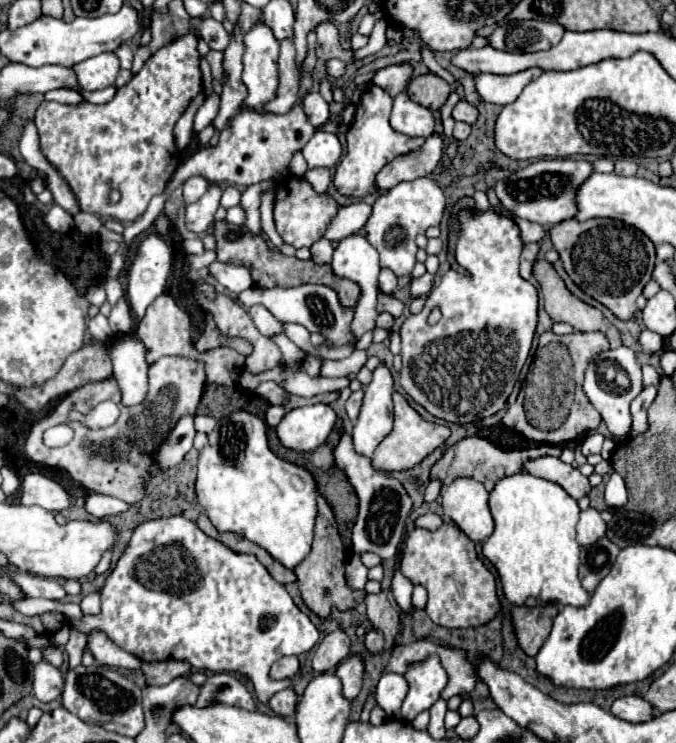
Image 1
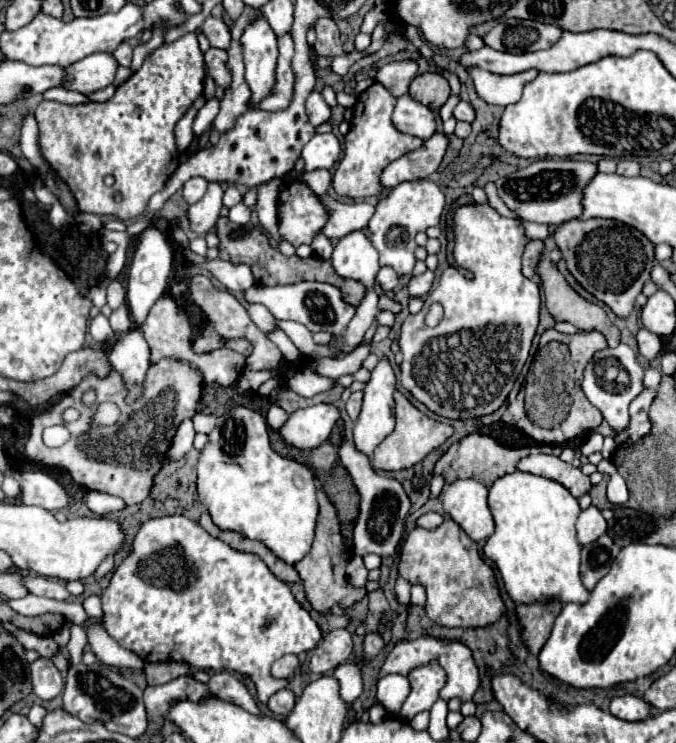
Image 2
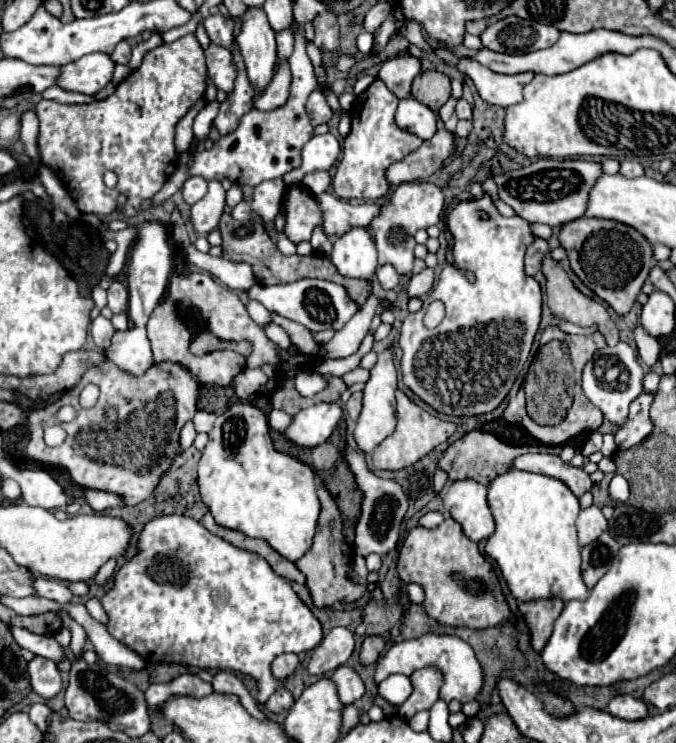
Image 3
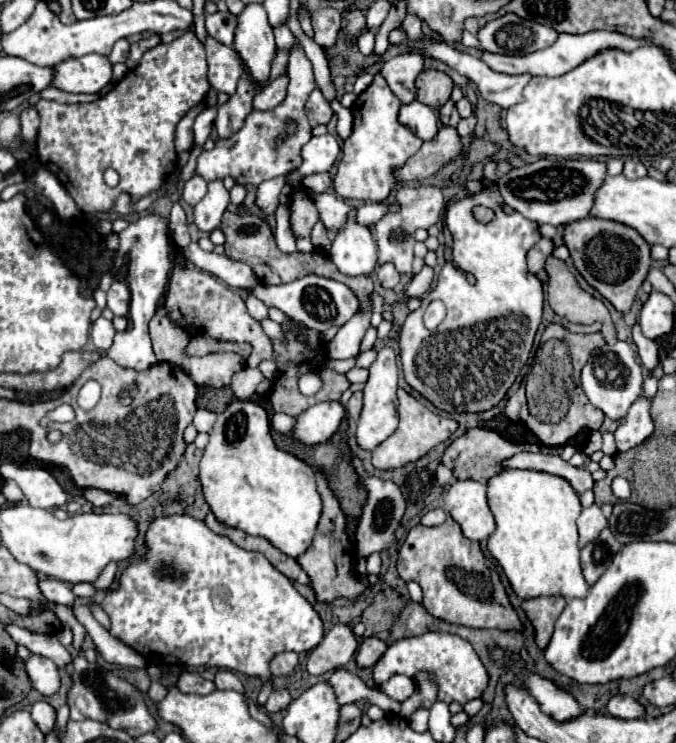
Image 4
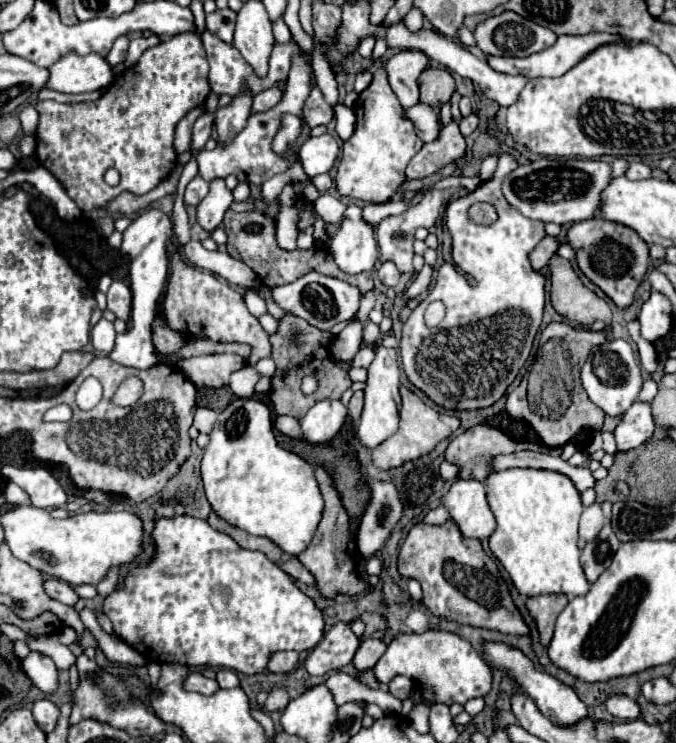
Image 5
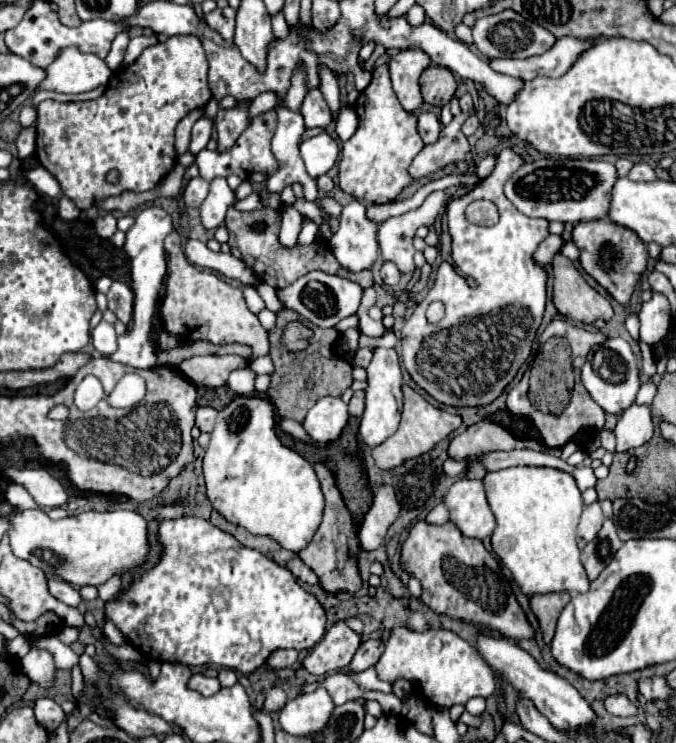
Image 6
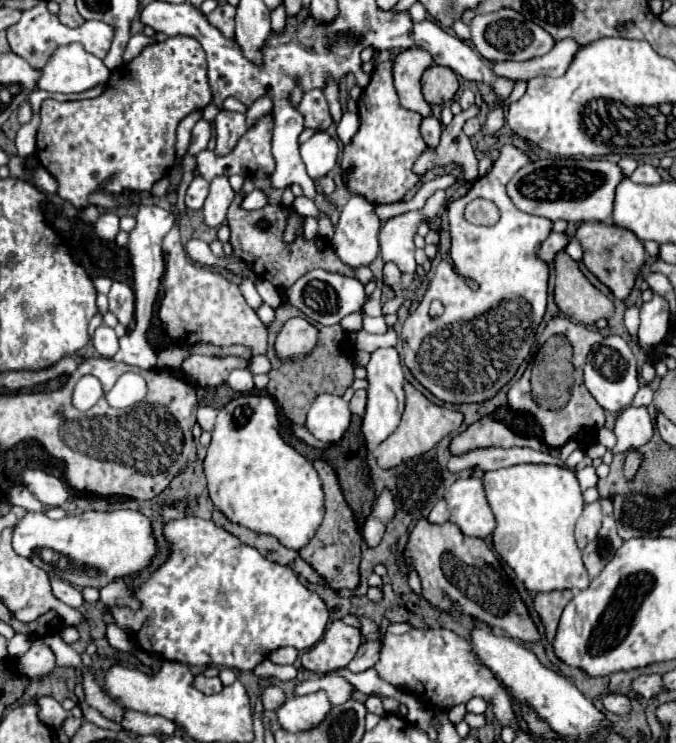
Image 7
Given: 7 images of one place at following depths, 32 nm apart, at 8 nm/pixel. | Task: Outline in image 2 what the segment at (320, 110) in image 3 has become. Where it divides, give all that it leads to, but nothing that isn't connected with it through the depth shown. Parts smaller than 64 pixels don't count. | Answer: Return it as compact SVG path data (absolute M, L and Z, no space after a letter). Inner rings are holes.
M312 92L306 98L306 114L308 114L312 126L320 126L330 120L330 106L324 102L320 92Z

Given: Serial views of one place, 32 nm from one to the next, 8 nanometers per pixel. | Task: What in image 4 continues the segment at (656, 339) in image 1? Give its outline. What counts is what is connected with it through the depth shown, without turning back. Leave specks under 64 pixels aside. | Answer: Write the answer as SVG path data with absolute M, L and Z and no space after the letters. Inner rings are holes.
M638 324L632 328L632 336L634 336L634 342L636 342L636 346L638 346L638 354L640 354L642 364L644 364L648 370L652 370L652 368L658 364L658 344L656 344L656 340L646 338L646 336L642 334L642 330L640 330Z

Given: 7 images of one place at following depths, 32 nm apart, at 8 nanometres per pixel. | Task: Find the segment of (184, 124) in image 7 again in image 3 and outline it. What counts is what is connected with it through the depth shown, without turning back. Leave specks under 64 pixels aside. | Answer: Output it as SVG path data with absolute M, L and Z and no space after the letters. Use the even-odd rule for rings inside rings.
M200 98L200 100L196 102L196 106L190 108L190 110L186 112L186 116L176 124L176 150L178 150L178 152L186 152L186 150L190 148L190 144L192 144L192 140L194 140L192 122L194 122L196 114L202 110L204 104L206 104L206 100Z

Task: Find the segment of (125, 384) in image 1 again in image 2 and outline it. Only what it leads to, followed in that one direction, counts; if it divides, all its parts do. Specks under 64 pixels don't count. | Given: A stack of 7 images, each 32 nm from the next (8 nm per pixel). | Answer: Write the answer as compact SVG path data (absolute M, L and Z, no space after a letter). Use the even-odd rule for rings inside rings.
M134 328L124 334L116 334L112 344L108 346L108 358L112 368L122 376L126 386L126 404L132 404L142 398L142 382L146 378L146 370L150 368L150 348L140 336L140 328Z

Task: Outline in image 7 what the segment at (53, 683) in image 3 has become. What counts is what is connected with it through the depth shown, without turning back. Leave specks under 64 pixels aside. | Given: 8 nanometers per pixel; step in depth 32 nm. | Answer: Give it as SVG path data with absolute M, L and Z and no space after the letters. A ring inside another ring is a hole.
M40 640L32 642L32 648L20 658L20 672L28 678L46 678L56 668L54 654L48 646L44 646Z

